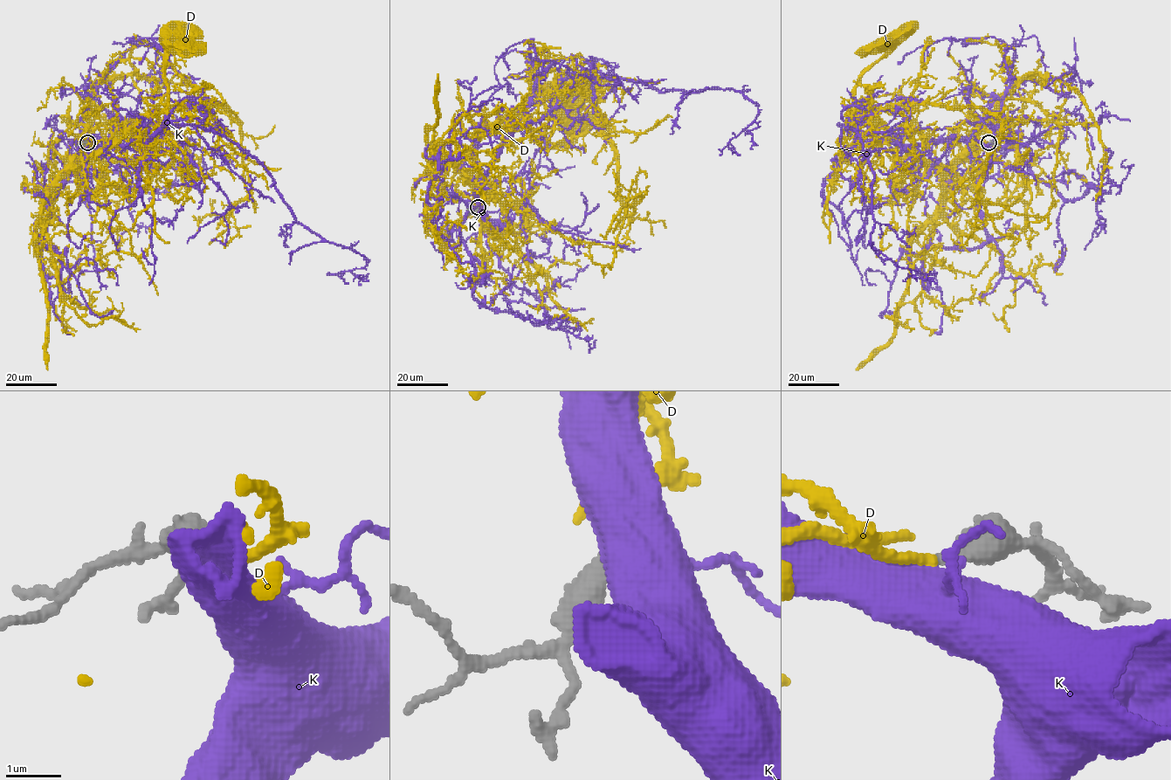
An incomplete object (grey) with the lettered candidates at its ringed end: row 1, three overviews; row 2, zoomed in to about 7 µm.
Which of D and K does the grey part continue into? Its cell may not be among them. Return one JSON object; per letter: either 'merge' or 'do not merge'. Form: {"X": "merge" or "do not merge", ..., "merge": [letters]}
{"D": "merge", "K": "do not merge", "merge": ["D"]}

